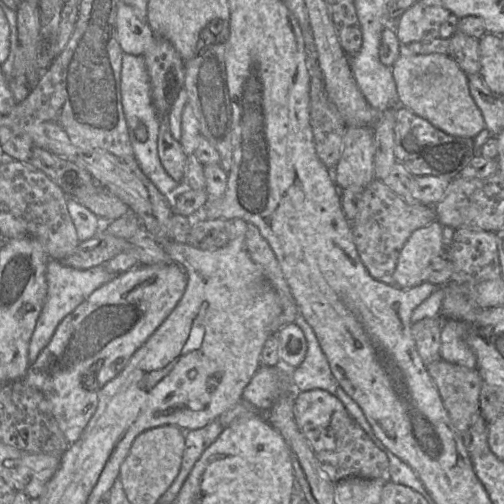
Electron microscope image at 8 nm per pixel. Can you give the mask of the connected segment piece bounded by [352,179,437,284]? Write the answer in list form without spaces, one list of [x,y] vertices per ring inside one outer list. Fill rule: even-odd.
[[[373,179],[364,189],[358,204],[358,215],[352,223],[353,241],[359,257],[372,278],[393,284],[398,257],[411,234],[436,221],[432,205],[409,205],[383,180]]]

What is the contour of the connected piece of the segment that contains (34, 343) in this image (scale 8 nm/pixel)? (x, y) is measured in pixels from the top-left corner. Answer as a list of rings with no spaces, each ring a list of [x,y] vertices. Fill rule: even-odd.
[[[50,260],[48,262],[47,296],[29,344],[28,357],[31,363],[36,360],[40,352],[49,344],[61,321],[85,301],[96,289],[114,277],[115,275],[107,271],[104,265],[89,269],[77,269],[67,266],[59,260]]]

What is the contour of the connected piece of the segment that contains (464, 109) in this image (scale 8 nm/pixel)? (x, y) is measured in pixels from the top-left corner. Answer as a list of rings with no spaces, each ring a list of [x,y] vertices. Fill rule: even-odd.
[[[401,53],[391,66],[399,105],[426,119],[441,131],[456,137],[475,138],[486,128],[481,111],[471,97],[467,74],[444,54]]]

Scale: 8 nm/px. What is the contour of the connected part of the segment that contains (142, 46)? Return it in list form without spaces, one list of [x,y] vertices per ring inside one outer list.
[[[119,2],[116,31],[118,42],[125,54],[143,56],[155,39],[147,21],[139,19],[131,6]]]

